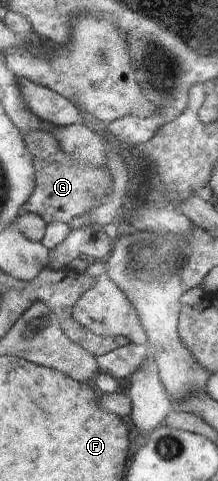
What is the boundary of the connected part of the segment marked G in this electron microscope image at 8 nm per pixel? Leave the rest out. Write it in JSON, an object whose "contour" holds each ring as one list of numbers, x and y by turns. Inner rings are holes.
{"contour":[[32,129,32,131,24,133,24,141,26,147,32,152,36,187,26,203,20,207,19,215,35,213,43,217,47,223,63,221,68,224,74,217,86,215,109,200,113,193,113,180,107,166,98,167,98,165,90,165,90,163,72,161,72,158,68,157,63,149,60,149,55,137,42,129]]}

